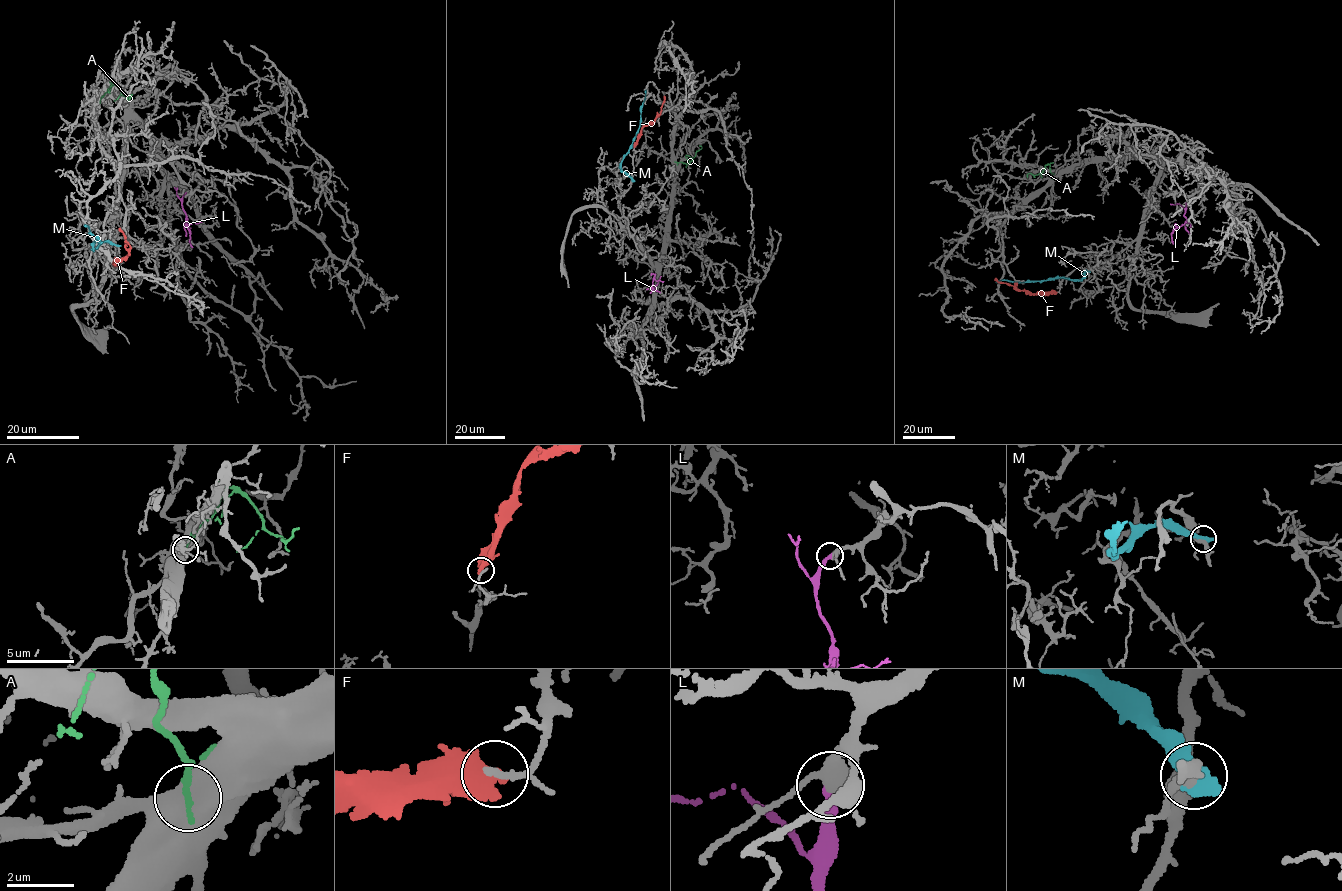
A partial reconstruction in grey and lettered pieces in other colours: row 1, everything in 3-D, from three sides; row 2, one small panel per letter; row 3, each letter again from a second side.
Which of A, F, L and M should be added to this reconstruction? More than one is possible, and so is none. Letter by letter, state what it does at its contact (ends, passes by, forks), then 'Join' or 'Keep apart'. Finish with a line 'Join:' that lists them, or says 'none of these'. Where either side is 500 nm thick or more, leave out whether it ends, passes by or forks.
A: Keep apart
F: Keep apart
L: It ends there. Join
M: It ends there. Keep apart
Join: L

